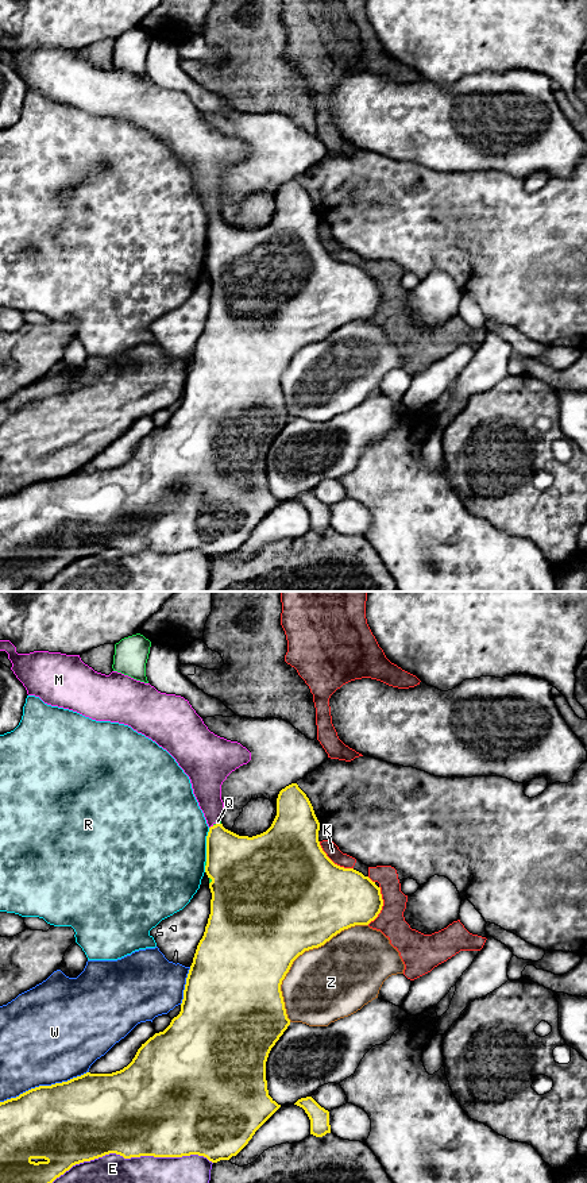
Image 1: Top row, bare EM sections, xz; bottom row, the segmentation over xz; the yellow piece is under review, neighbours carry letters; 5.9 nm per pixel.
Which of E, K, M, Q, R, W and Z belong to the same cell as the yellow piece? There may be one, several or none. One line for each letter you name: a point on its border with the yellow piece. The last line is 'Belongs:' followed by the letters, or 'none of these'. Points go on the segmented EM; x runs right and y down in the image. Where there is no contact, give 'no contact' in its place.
Q: contact xz (216, 824)
Belongs: Q

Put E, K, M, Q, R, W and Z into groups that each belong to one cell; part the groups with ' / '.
E / K / M / Q / R / W / Z

